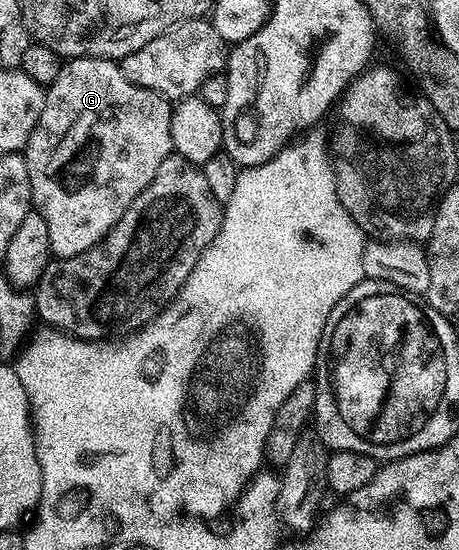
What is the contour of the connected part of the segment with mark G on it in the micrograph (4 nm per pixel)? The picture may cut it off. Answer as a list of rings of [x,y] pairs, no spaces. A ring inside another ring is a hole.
[[[74,57],[61,64],[58,79],[47,86],[42,115],[22,150],[26,171],[30,171],[32,203],[46,221],[51,252],[57,258],[73,257],[97,245],[122,219],[126,207],[150,187],[162,159],[174,153],[170,135],[173,108],[169,98],[130,83],[117,62]]]

